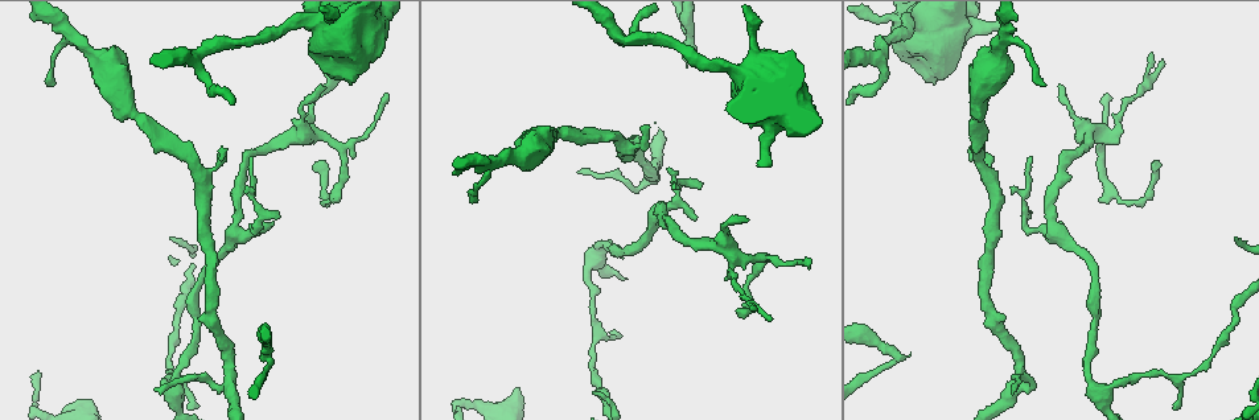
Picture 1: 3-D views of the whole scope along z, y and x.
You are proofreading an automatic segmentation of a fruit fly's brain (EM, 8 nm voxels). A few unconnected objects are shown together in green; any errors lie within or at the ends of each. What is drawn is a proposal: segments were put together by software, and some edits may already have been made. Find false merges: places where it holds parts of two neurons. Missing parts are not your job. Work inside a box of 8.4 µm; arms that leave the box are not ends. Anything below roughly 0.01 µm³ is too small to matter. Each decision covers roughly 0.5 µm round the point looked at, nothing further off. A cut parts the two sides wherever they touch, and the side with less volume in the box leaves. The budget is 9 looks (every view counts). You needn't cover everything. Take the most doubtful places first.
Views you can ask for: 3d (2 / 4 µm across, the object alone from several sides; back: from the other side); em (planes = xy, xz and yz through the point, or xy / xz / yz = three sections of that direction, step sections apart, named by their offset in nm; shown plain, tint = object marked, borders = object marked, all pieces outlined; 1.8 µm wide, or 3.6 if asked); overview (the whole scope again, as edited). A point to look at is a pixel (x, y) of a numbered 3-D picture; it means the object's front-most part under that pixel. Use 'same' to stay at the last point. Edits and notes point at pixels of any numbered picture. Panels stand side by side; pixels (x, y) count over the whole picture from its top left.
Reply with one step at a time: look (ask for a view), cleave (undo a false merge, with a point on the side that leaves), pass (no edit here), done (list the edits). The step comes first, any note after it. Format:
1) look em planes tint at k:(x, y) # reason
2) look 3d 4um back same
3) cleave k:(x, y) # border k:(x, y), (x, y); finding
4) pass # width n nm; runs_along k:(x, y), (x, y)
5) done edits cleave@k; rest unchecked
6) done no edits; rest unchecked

look em planes tint at 1:(881, 347) # calibre changes

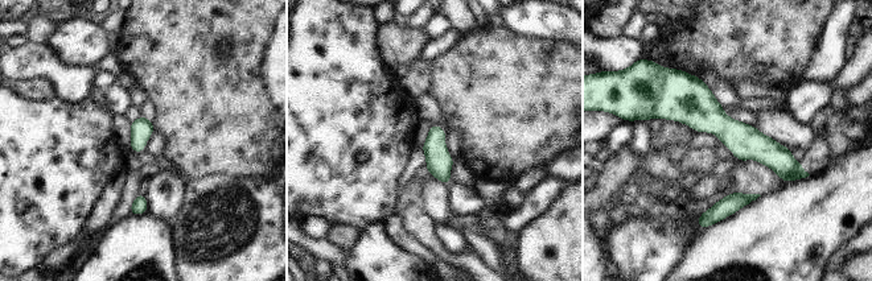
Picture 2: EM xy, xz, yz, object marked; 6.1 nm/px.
cleave 2:(797, 173) # width 140 nm; a second neuron is stuck on

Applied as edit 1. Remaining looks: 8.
look em 3.6um planes tint at 1:(733, 256) # four-way junction

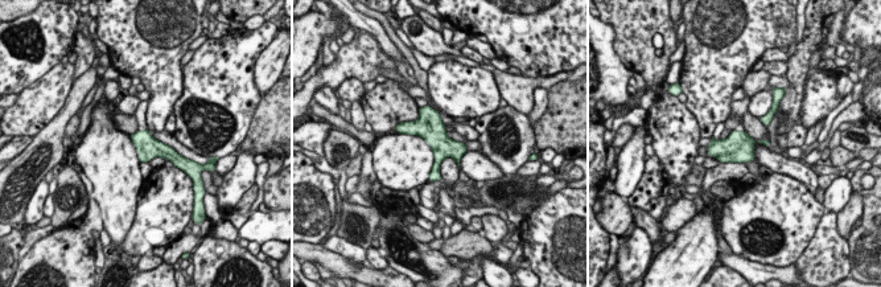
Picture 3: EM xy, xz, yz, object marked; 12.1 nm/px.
pass # width 280 nm; all the same neuron

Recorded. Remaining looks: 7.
look em planes tint at 1:(232, 231) # branch point

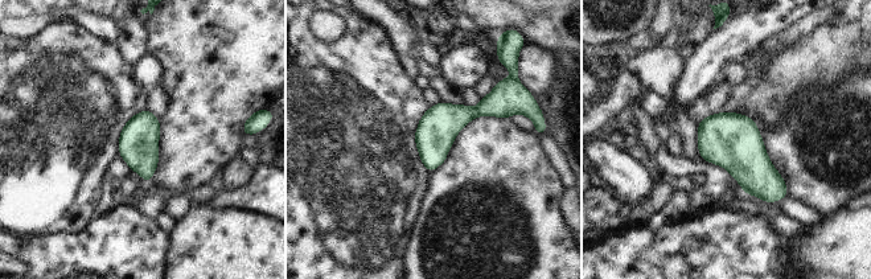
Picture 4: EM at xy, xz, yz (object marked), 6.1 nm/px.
pass # width 240 nm; one neuron here

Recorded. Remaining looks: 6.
look em planes tint at 1:(201, 55) # branch point

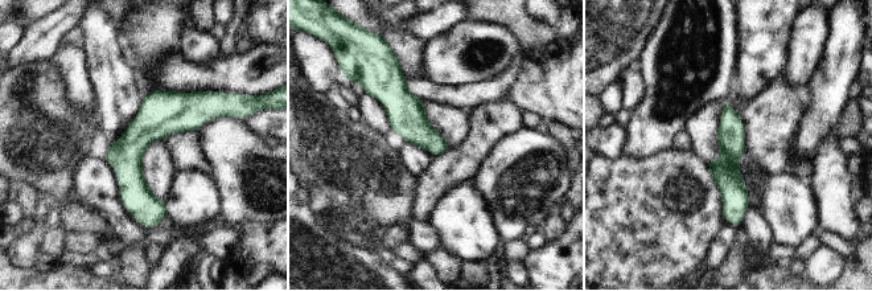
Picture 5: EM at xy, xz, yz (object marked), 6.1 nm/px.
pass # runs_along 5:(202, 95), (134, 147), (147, 222); one neuron here

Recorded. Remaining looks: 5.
done edits cleave@2; rest unchecked

